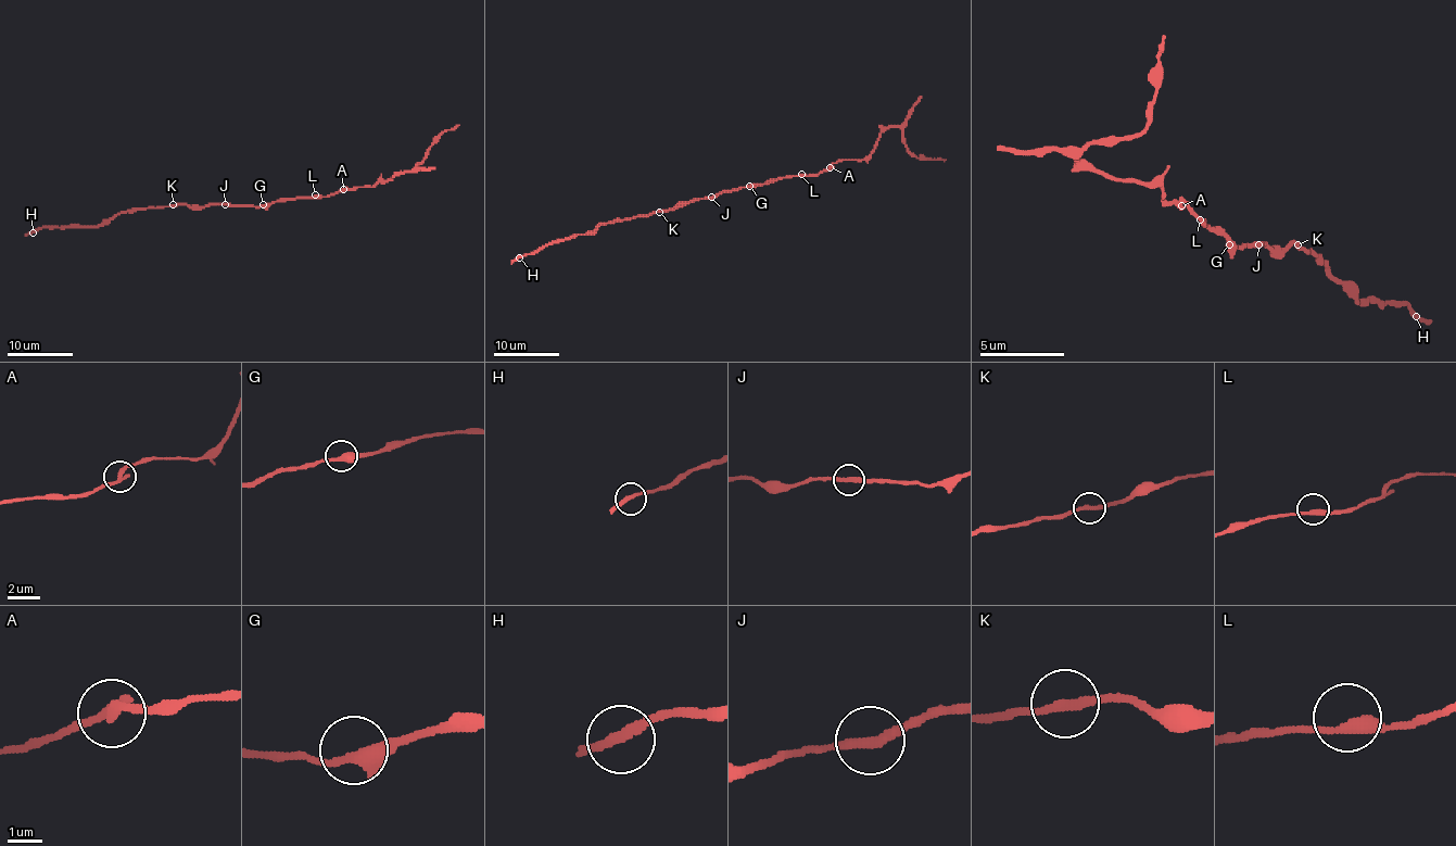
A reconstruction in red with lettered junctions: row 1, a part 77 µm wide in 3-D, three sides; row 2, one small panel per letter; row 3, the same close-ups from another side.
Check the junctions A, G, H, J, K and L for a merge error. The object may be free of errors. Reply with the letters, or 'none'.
none

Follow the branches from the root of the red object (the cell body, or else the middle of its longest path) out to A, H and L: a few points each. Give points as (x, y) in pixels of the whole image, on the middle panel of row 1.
A: (750, 187), (783, 177), (815, 176), (831, 167)
H: (750, 187), (681, 202), (669, 210), (600, 223), (593, 231), (552, 241), (519, 257)
L: (750, 187), (801, 174)

